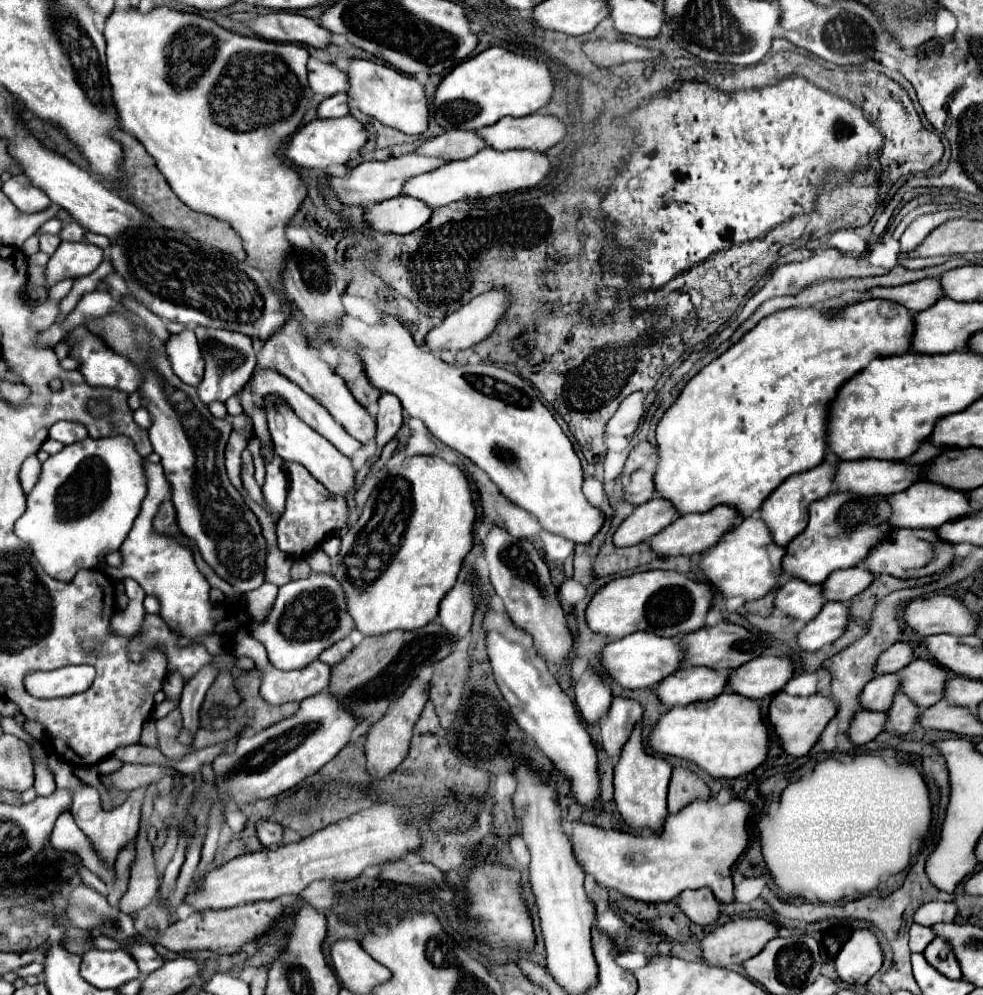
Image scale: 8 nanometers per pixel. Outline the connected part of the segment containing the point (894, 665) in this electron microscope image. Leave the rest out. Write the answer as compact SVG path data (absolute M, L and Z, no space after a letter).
M896 643L892 645L888 651L882 653L880 661L878 661L878 669L876 673L898 673L900 669L904 669L910 661L914 659L914 649L910 643Z

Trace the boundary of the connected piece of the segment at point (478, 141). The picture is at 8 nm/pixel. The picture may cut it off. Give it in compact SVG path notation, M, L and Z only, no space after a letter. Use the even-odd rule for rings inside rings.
M450 129L444 135L434 137L434 139L426 141L424 145L420 145L416 149L416 153L444 157L444 159L452 161L452 159L468 159L486 147L488 147L486 141L476 131Z

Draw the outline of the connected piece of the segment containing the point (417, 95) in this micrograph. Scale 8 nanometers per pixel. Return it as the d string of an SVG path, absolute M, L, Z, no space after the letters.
M352 59L350 65L352 65L350 67L352 97L358 103L362 113L406 135L422 135L428 129L426 91L414 77L404 75L384 63L374 63L374 61L364 61L364 59Z

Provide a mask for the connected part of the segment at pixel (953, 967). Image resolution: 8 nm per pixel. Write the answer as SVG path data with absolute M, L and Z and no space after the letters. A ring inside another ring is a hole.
M936 937L924 951L926 961L938 969L942 975L946 975L948 979L960 979L962 971L958 965L958 959L952 951L952 945L944 939L944 937Z

